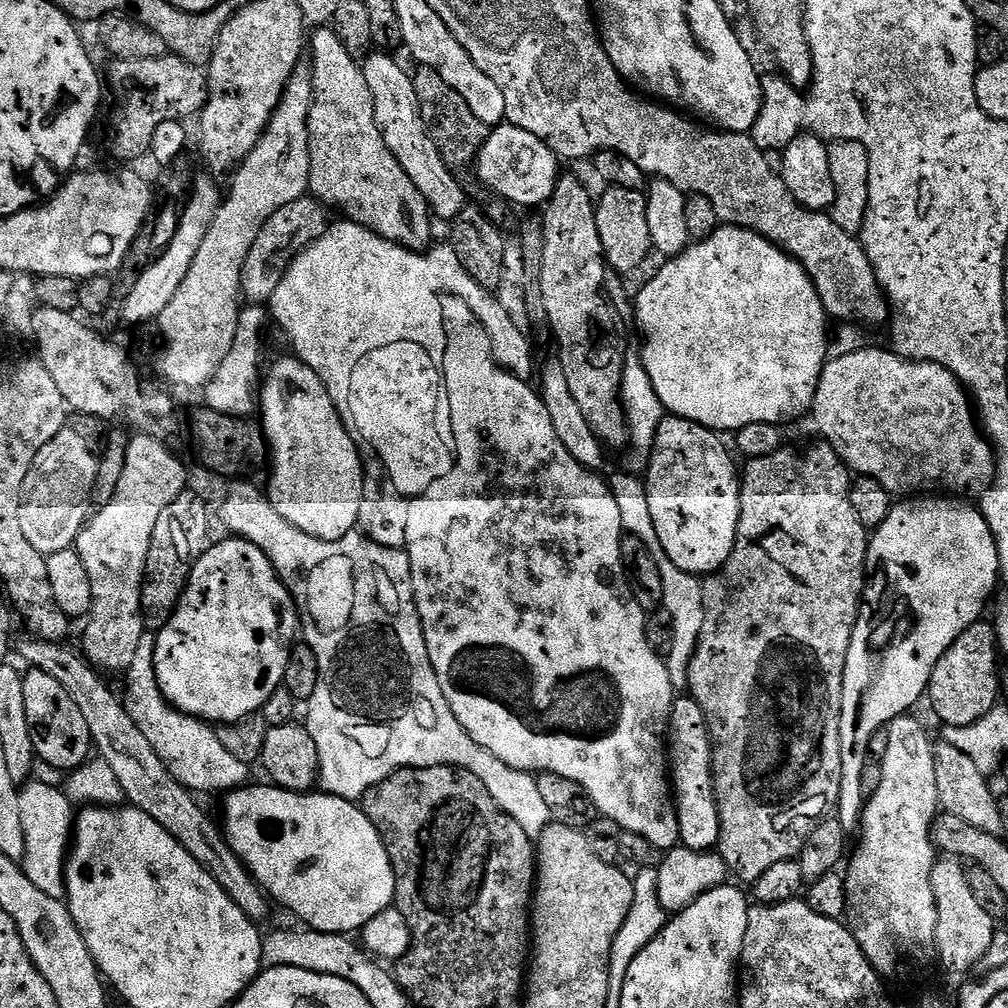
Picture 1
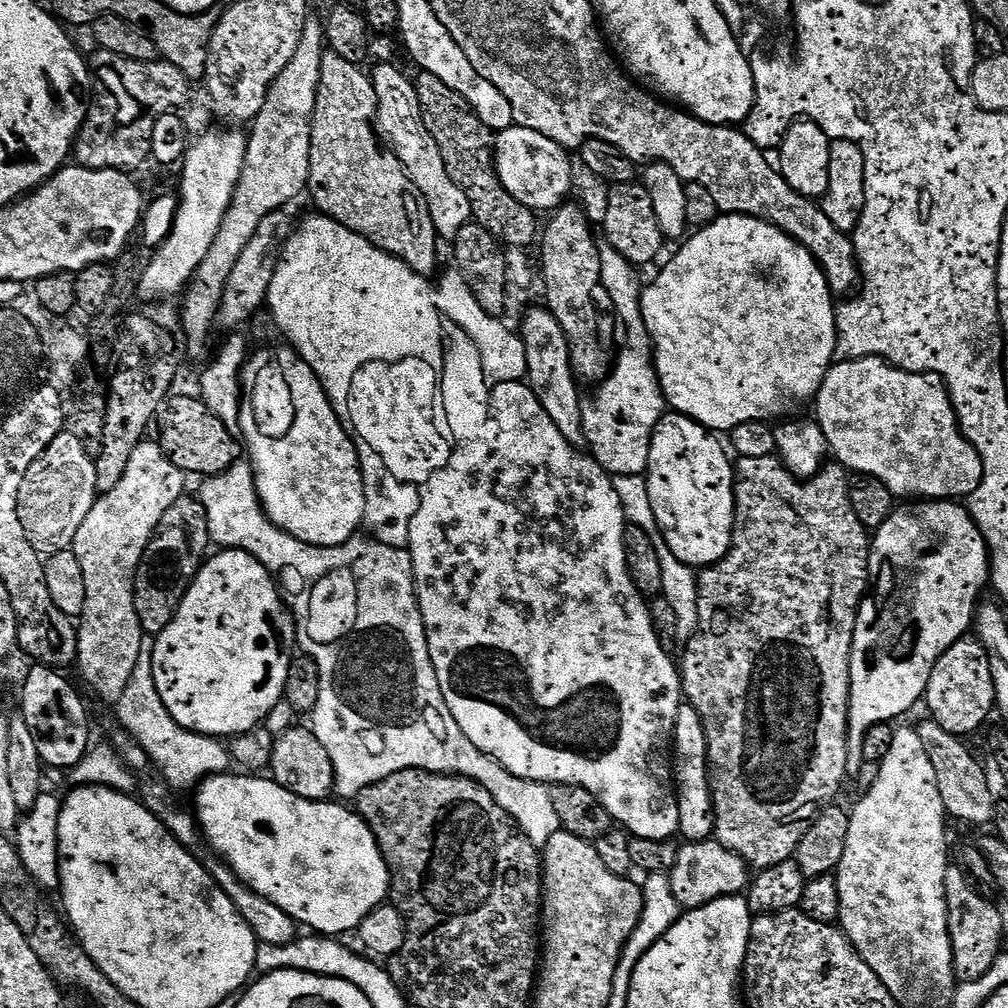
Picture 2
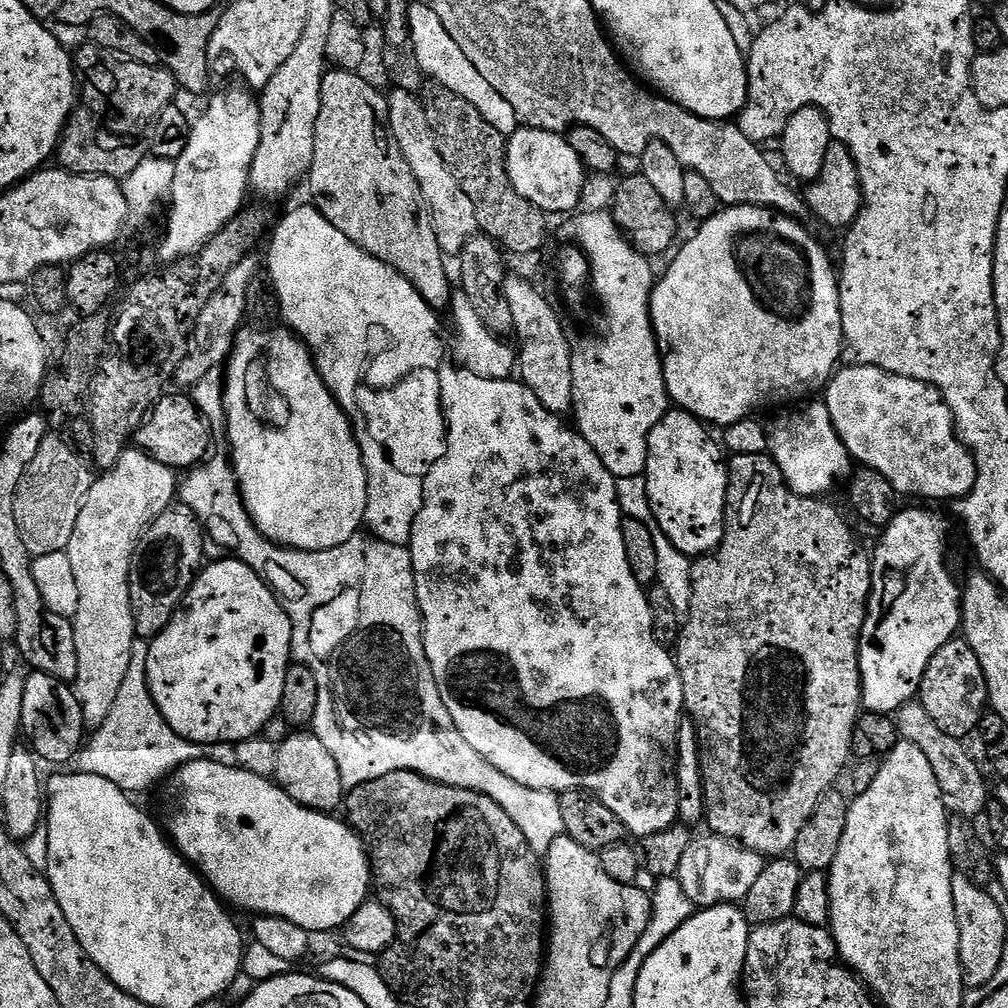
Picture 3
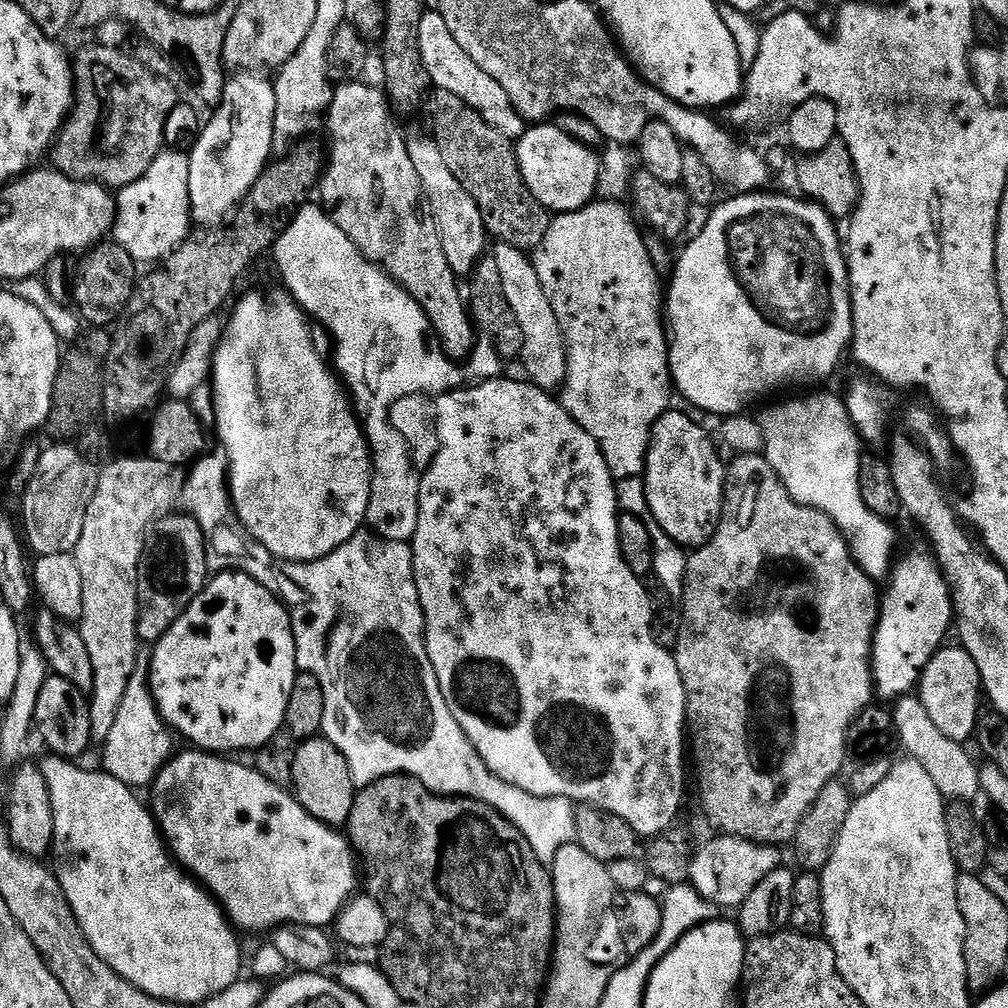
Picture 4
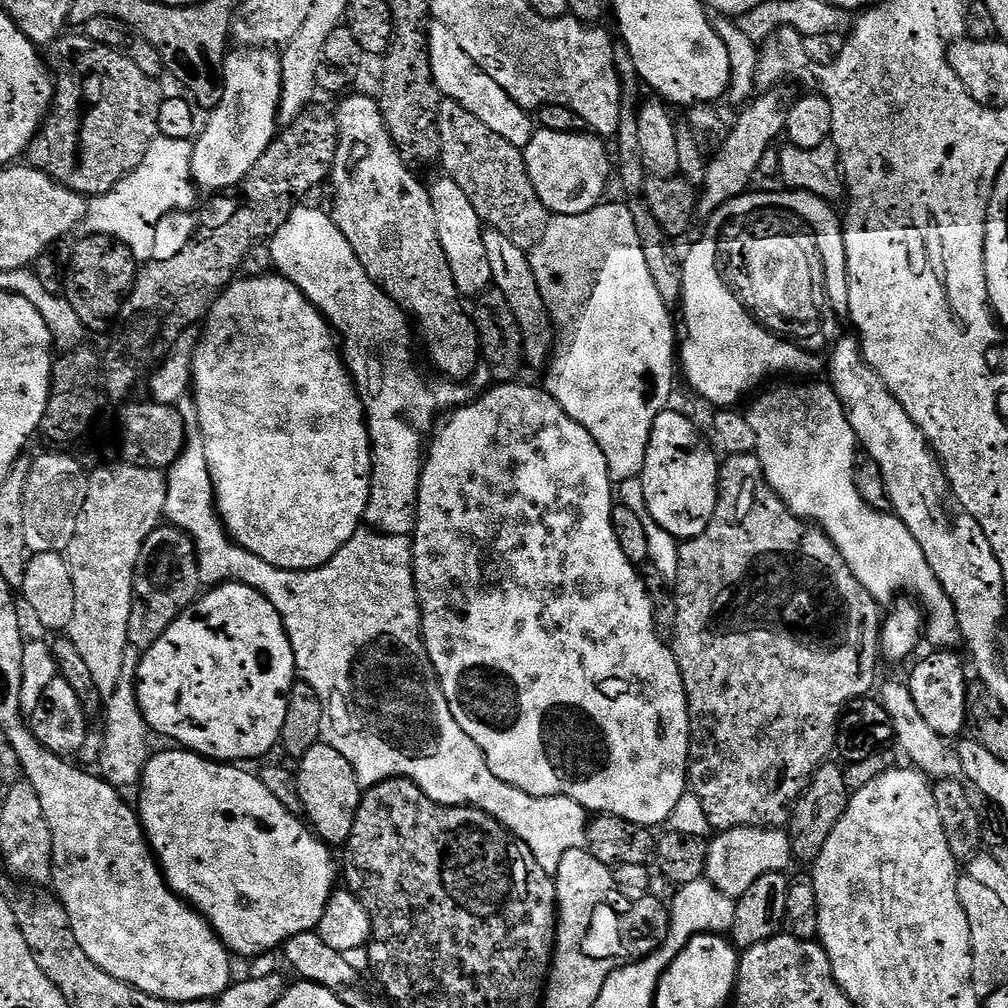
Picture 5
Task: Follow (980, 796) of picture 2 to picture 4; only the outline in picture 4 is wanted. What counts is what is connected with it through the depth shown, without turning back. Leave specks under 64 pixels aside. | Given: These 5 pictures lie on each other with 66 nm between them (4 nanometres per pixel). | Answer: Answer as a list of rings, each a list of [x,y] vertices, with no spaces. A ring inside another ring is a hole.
[[[909,694],[901,696],[895,701],[891,709],[892,721],[896,723],[896,734],[899,747],[905,748],[907,755],[930,774],[934,786],[949,801],[972,802],[975,796],[981,795],[980,774],[978,764],[972,761],[972,756],[965,745],[954,742],[934,726],[930,714],[926,714],[926,706],[922,706],[919,695]]]

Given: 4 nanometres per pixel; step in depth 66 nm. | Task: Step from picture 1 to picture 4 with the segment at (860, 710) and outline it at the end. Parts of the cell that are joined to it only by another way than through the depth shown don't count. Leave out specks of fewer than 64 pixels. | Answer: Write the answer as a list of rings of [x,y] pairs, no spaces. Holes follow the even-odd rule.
[[[927,551],[924,552],[908,552],[901,560],[899,557],[886,577],[880,596],[880,615],[876,617],[876,633],[872,635],[872,683],[875,695],[885,696],[889,702],[909,695],[919,685],[920,671],[945,643],[944,635],[954,624],[948,583],[944,581],[935,559]]]

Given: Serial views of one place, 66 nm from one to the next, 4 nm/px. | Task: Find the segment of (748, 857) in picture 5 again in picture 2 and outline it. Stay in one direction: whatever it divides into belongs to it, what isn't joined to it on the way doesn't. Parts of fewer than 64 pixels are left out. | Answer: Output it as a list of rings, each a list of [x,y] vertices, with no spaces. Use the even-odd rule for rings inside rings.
[[[714,838],[711,840],[694,840],[684,842],[677,847],[676,861],[670,873],[674,898],[680,903],[681,909],[701,908],[723,896],[738,896],[747,889],[750,883],[750,869],[747,862],[738,854],[726,850]]]

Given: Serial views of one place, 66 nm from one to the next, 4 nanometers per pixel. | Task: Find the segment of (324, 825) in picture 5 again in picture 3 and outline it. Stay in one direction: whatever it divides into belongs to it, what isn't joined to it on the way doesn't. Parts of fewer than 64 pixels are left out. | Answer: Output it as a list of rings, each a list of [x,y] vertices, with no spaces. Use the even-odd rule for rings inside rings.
[[[296,730],[278,747],[278,770],[274,777],[283,792],[294,802],[312,808],[315,812],[335,813],[346,799],[346,789],[334,754],[308,730]]]

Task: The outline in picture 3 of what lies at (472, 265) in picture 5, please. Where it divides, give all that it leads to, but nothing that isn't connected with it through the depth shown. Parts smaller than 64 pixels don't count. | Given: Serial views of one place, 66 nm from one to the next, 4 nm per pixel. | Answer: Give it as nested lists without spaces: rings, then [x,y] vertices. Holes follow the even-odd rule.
[[[393,87],[387,93],[388,118],[387,127],[391,139],[402,150],[418,186],[422,190],[422,198],[426,198],[426,206],[430,210],[430,218],[434,222],[434,234],[438,234],[438,246],[445,257],[456,258],[465,246],[480,232],[477,211],[470,197],[459,186],[454,174],[447,168],[439,152],[434,130],[430,130],[430,118],[426,118],[421,97],[416,92],[407,92],[405,88]]]

